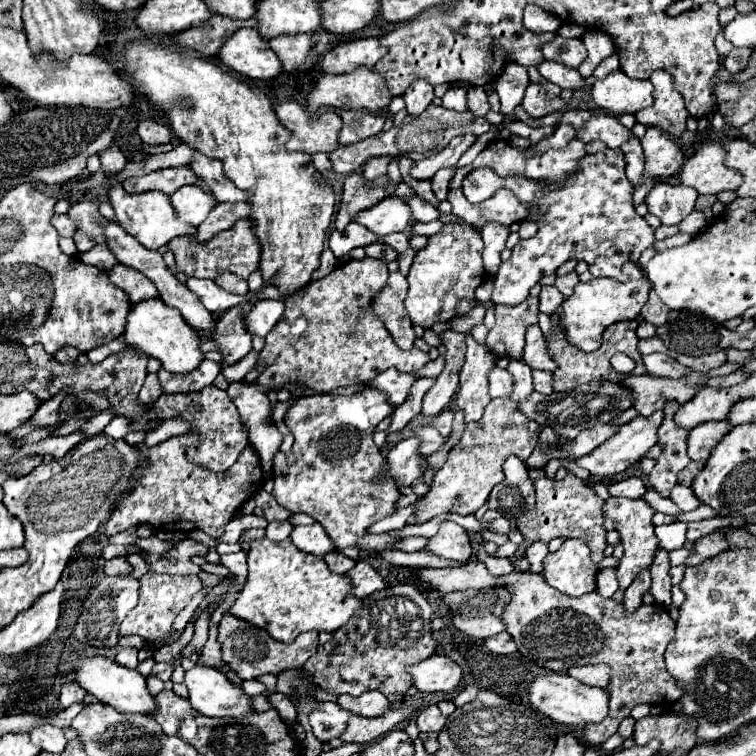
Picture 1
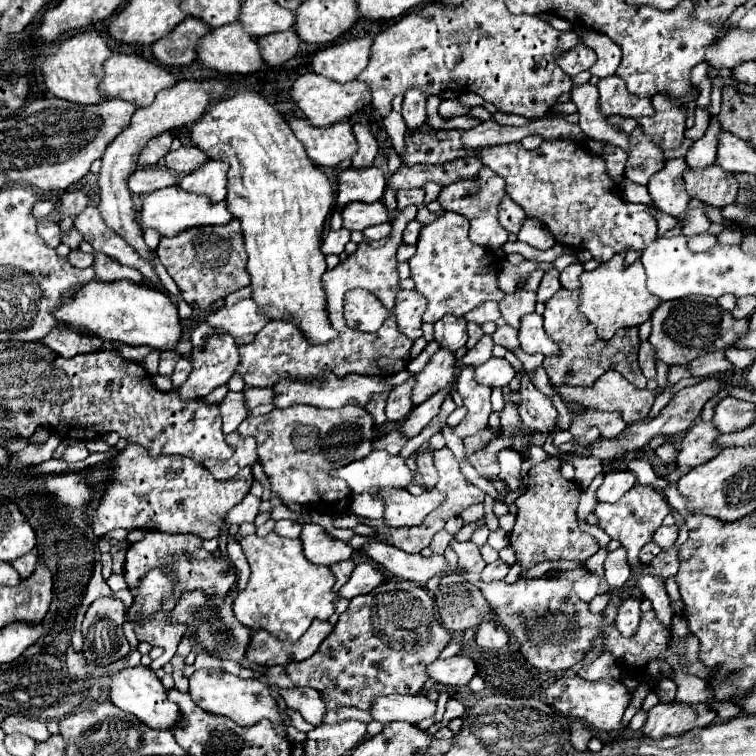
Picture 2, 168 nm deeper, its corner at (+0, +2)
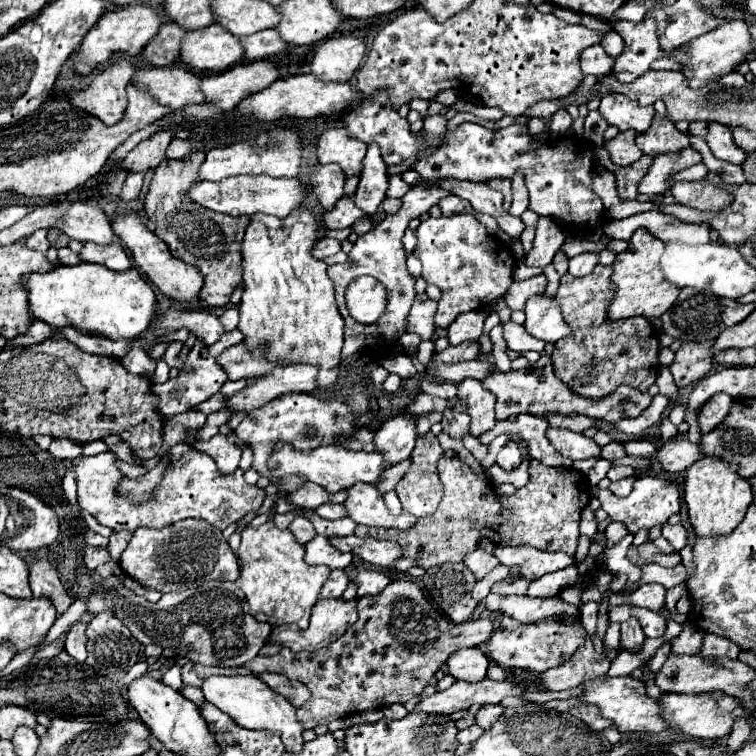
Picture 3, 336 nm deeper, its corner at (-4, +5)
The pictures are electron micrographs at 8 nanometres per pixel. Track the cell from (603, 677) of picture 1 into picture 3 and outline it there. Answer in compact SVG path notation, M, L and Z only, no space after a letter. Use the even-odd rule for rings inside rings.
M611 623L611 627L607 629L605 633L605 639L603 639L603 649L605 651L611 651L611 649L619 649L621 641L619 641L619 623Z

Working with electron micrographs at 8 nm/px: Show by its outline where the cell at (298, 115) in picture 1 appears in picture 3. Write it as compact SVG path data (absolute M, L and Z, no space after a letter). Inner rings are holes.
M329 127L317 139L319 163L337 163L341 169L345 169L347 177L361 173L365 153L367 145L355 137L349 137L349 133L345 133L345 127Z

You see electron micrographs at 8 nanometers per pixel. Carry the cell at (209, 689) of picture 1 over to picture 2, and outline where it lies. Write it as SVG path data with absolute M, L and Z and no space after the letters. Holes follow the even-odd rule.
M201 668L189 678L189 694L197 706L201 706L213 714L227 716L239 726L253 726L259 720L269 720L273 724L275 732L281 738L287 738L285 720L279 714L277 700L273 696L273 692L269 690L269 686L265 686L259 680L253 680L253 678L243 680L243 678L237 678L229 672L223 672L221 668Z

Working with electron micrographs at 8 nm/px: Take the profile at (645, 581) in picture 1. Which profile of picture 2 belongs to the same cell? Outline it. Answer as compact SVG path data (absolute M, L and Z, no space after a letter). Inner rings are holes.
M627 598L627 600L621 604L621 608L619 608L619 616L617 616L617 620L615 620L615 626L617 626L617 630L619 630L623 636L627 636L627 638L631 638L631 636L637 632L639 618L641 618L639 604L641 604L641 602L635 600L635 598Z

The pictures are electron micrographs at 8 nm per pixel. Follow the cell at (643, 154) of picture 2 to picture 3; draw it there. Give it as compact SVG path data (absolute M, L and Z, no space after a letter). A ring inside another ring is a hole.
M621 131L615 139L605 143L605 147L611 155L611 161L615 165L623 165L623 167L633 165L643 155L635 145L635 137L637 137L637 133L633 133L633 131Z

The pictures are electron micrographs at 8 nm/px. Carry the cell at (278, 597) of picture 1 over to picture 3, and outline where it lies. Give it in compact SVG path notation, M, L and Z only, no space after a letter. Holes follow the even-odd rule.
M273 521L263 523L261 527L245 527L241 533L241 577L235 581L249 605L251 613L257 621L265 621L269 625L297 625L299 629L307 629L311 607L319 601L319 591L323 583L329 579L331 569L325 565L313 567L305 563L305 549L291 531L277 529Z

